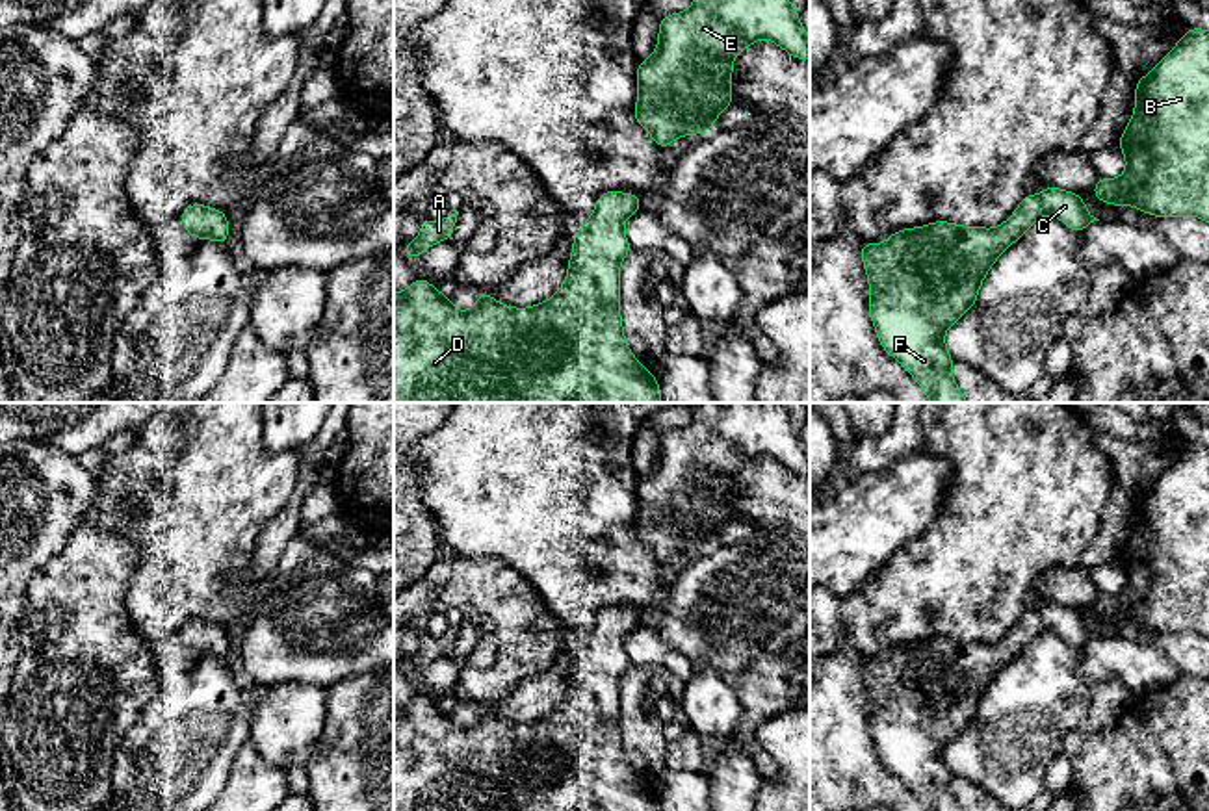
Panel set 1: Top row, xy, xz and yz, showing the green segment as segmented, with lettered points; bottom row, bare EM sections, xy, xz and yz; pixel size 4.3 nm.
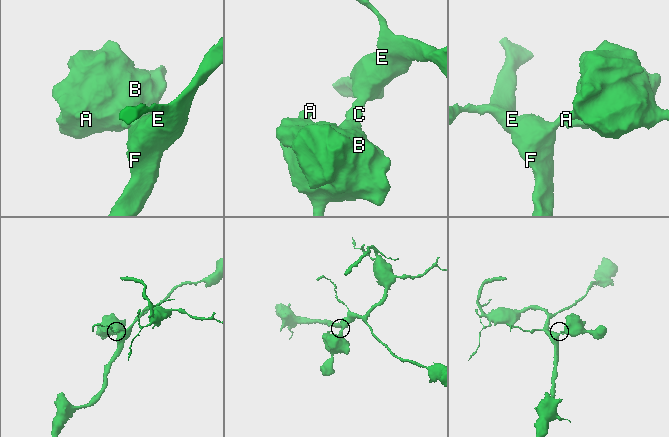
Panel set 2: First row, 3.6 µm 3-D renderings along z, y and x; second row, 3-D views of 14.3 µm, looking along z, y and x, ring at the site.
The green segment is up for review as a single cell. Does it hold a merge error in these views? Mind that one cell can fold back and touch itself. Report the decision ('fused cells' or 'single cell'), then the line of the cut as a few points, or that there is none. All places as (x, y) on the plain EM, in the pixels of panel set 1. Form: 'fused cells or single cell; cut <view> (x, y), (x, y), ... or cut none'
single cell; cut none

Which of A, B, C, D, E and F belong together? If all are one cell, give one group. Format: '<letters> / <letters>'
A B C D E F

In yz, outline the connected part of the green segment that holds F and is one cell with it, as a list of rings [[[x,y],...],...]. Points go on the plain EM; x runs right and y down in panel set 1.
[[[1055,601],[1038,611],[1025,611],[1016,627],[995,644],[960,642],[949,637],[893,648],[882,661],[860,661],[869,698],[869,733],[880,763],[901,778],[927,811],[964,811],[951,792],[953,772],[945,763],[945,748],[973,724],[988,685],[1044,631],[1059,633],[1081,650],[1099,637],[1086,627],[1085,616]]]

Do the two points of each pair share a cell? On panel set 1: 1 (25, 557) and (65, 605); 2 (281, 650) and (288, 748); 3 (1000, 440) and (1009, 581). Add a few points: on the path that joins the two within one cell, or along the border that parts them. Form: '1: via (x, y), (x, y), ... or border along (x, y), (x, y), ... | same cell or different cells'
1: border along (67, 540), (28, 581), (28, 609) | different cells
2: border along (325, 687), (273, 683), (257, 691) | different cells
3: via (1007, 476), (1007, 546) | same cell

